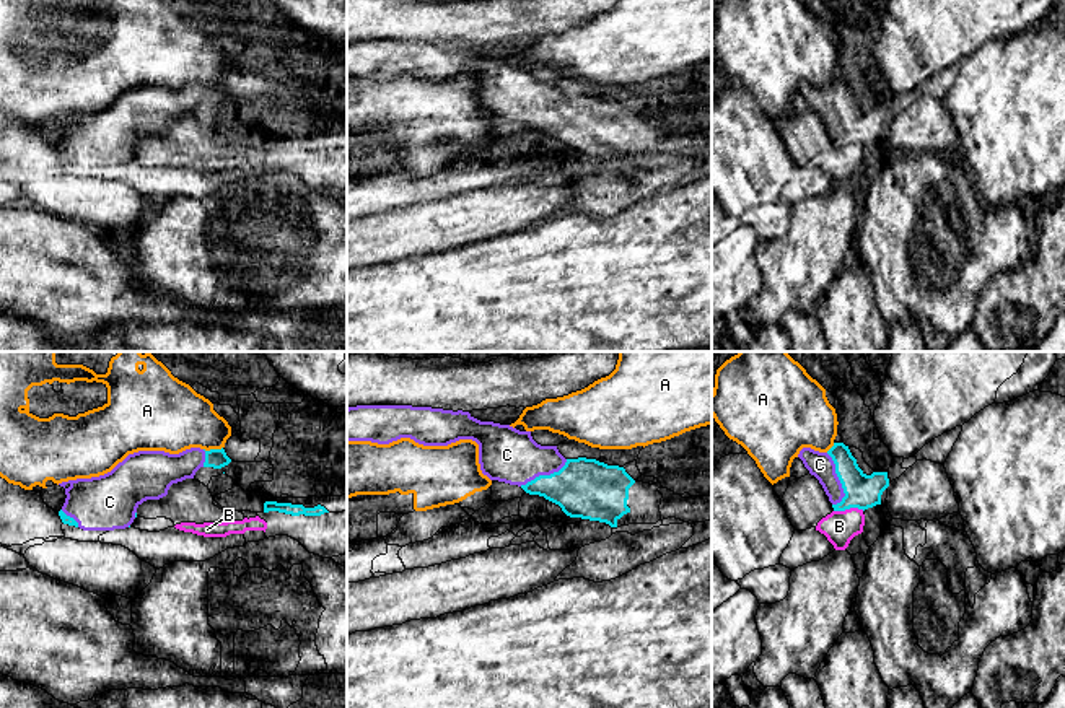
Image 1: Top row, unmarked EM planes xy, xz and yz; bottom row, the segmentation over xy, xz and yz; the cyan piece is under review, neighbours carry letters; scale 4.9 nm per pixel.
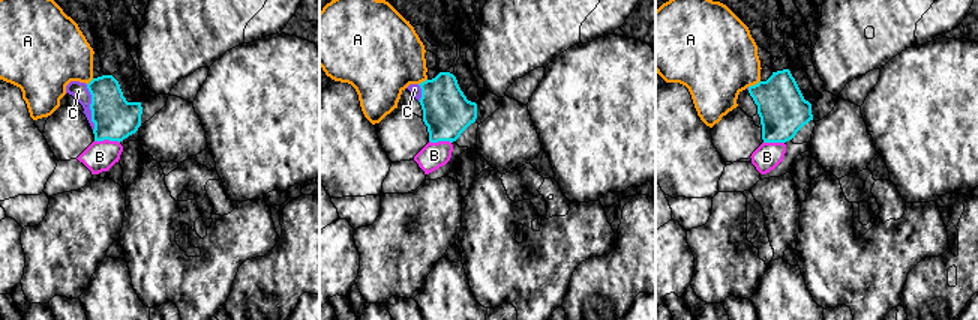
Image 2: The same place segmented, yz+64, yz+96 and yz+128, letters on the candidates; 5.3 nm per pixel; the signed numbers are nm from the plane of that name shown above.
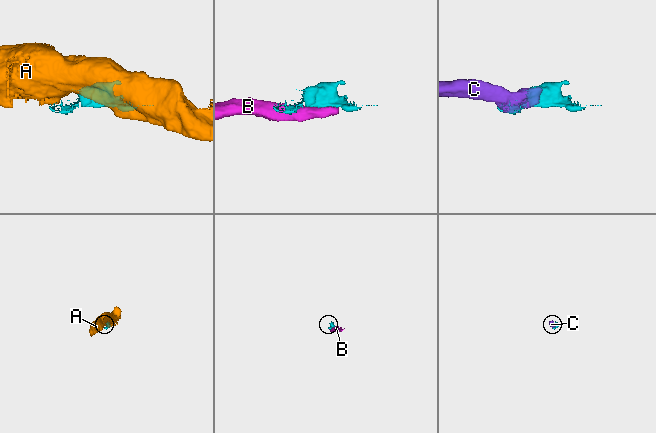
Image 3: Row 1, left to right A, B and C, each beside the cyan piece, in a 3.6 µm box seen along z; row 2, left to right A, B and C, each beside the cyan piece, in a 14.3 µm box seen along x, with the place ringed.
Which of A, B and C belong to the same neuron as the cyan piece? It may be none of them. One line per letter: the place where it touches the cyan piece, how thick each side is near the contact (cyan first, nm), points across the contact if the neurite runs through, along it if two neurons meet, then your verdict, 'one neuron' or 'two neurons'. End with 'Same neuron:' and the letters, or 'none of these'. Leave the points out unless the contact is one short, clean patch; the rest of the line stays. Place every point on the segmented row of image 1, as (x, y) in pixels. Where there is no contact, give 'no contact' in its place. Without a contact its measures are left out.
A: meets cyan in xy at (212, 450); 100 nm thick on the cyan side, 340 nm on the other; two neurons
B: meets cyan in yz at (849, 508); 170 nm thick on the cyan side, 160 nm on the other; two neurons
C: meets cyan in yz at (839, 479); 170 nm thick on the cyan side, 130 nm on the other; one neuron
Same neuron: C

